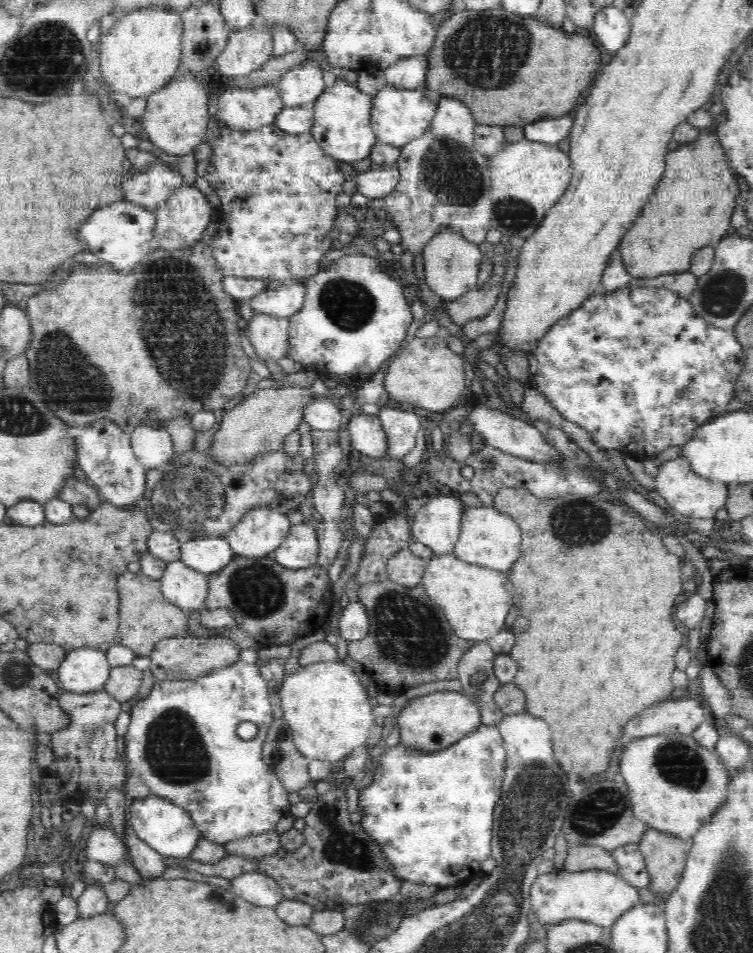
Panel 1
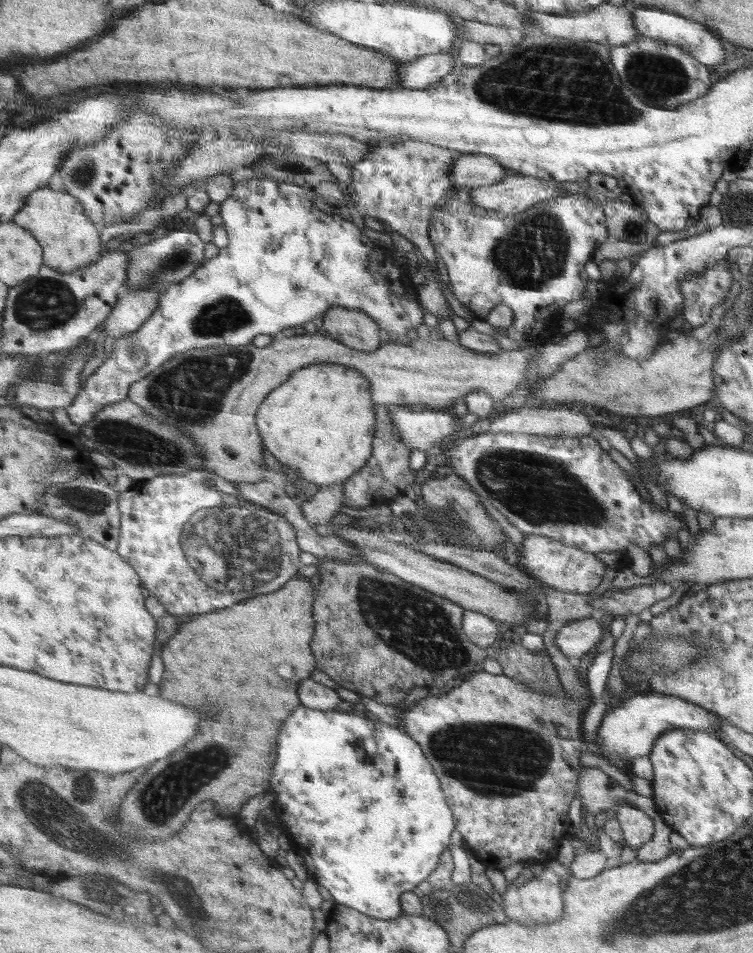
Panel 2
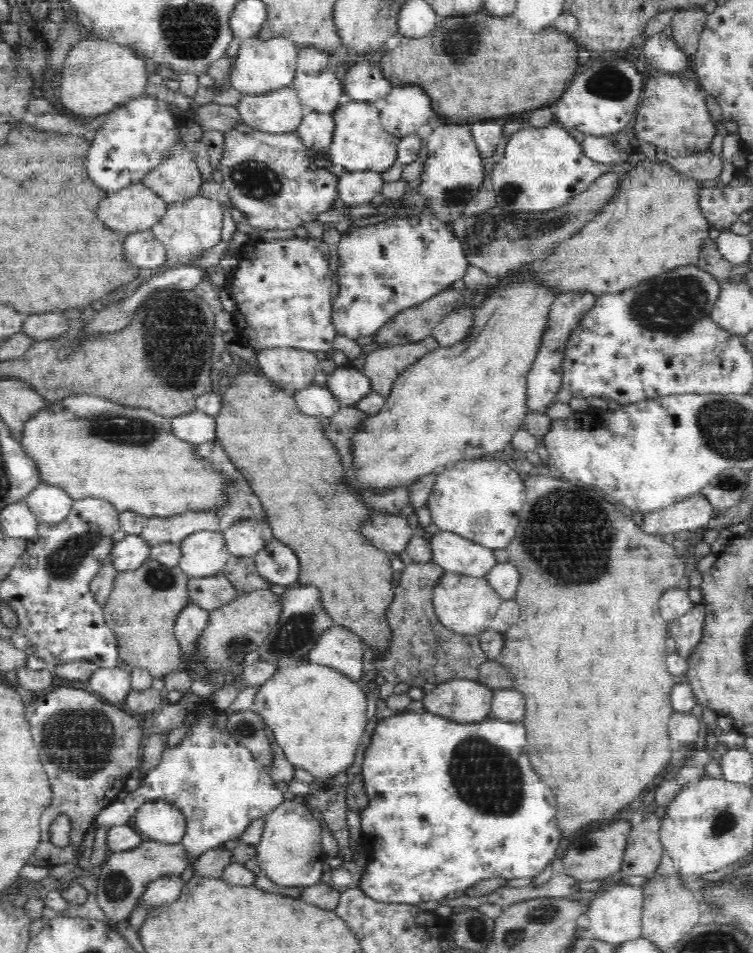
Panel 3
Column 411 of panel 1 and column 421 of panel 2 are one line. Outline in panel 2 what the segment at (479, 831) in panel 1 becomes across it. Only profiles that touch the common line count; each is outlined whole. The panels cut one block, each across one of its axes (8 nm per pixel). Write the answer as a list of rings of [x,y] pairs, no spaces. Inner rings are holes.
[[[302,704],[295,708],[290,718],[283,723],[282,730],[278,734],[278,745],[278,762],[275,763],[274,774],[271,776],[271,787],[268,788],[268,791],[276,793],[271,807],[280,820],[291,849],[298,853],[298,856],[302,856],[309,879],[324,886],[337,904],[355,908],[367,913],[368,916],[379,917],[382,920],[398,919],[402,914],[402,908],[398,908],[400,894],[412,890],[414,886],[418,886],[422,880],[426,880],[428,875],[435,871],[440,855],[448,850],[450,834],[454,830],[452,812],[448,804],[444,802],[444,794],[440,790],[438,777],[418,742],[414,741],[402,728],[384,724],[380,720],[374,722],[366,716],[338,712],[334,709],[322,711]]]

